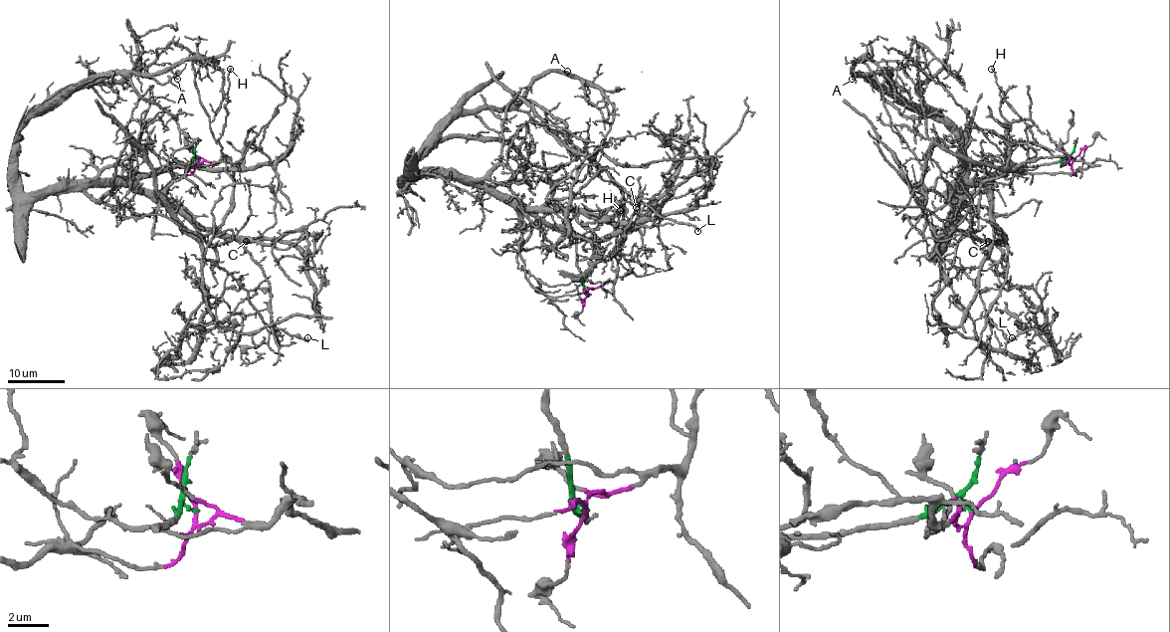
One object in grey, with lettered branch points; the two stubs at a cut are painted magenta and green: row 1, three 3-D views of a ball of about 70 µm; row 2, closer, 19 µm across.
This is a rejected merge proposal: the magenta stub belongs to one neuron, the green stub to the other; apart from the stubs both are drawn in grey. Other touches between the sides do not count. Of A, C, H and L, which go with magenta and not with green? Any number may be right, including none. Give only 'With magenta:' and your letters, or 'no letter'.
With magenta: H, L

